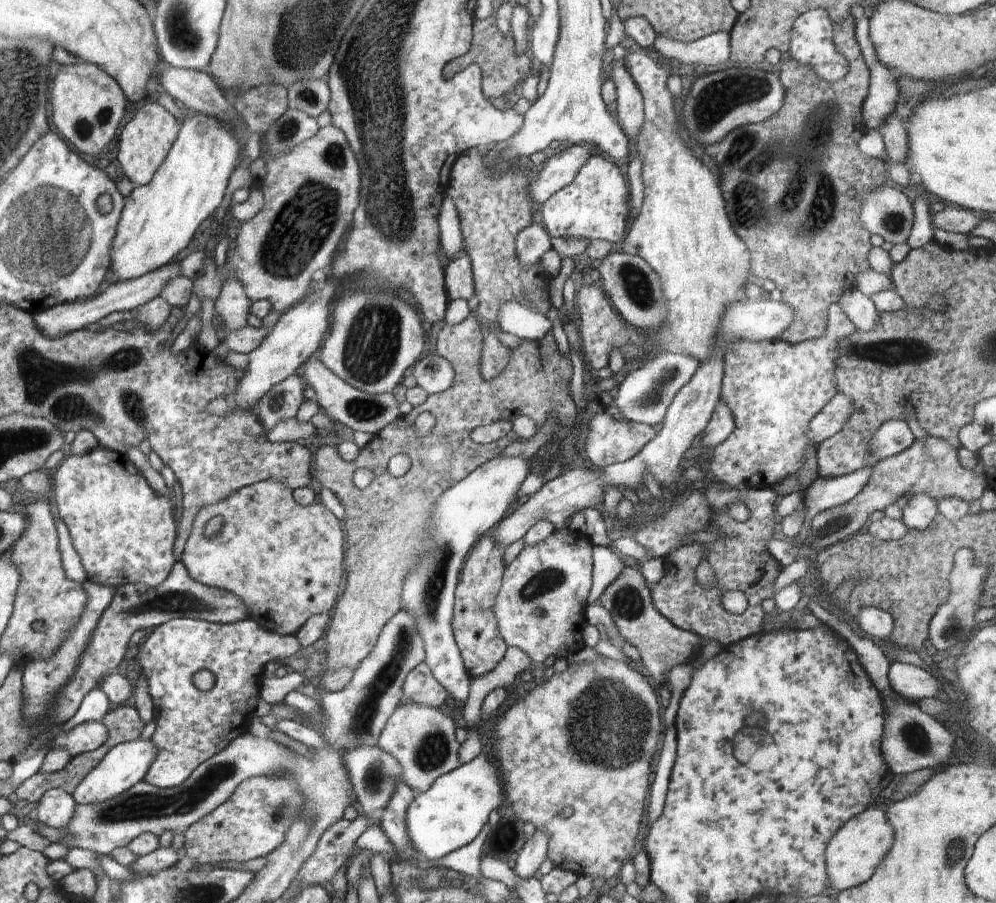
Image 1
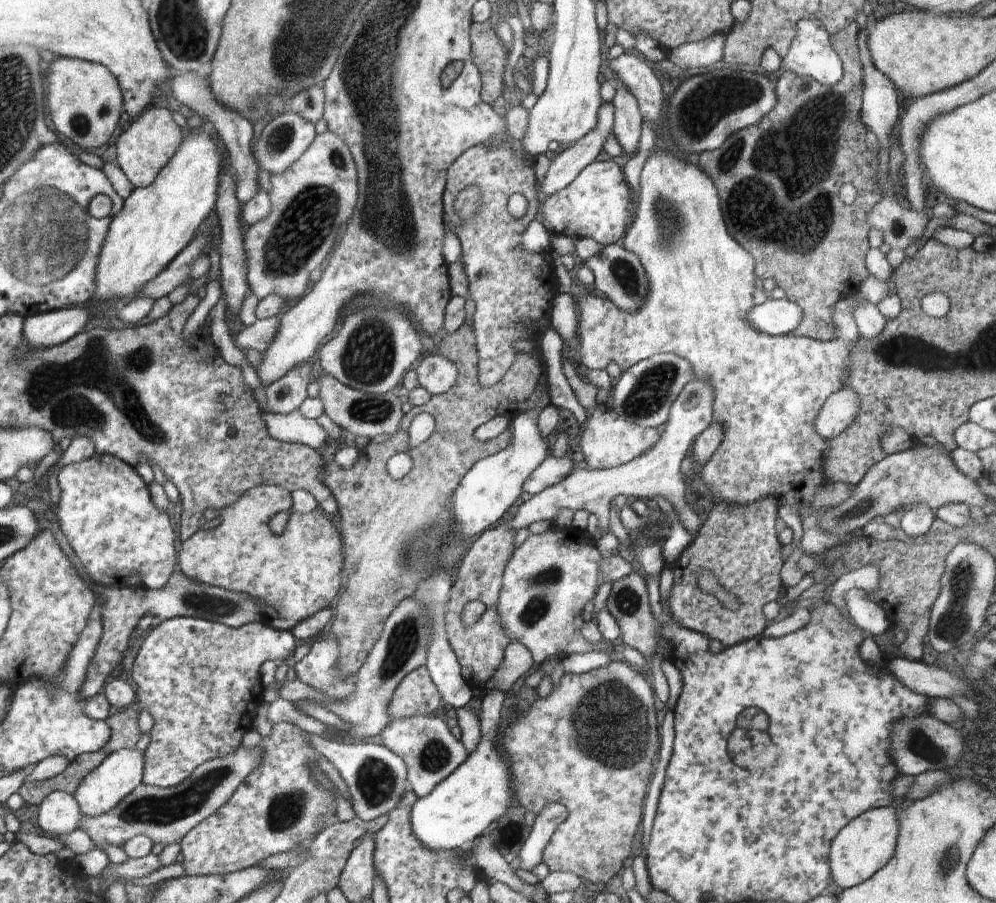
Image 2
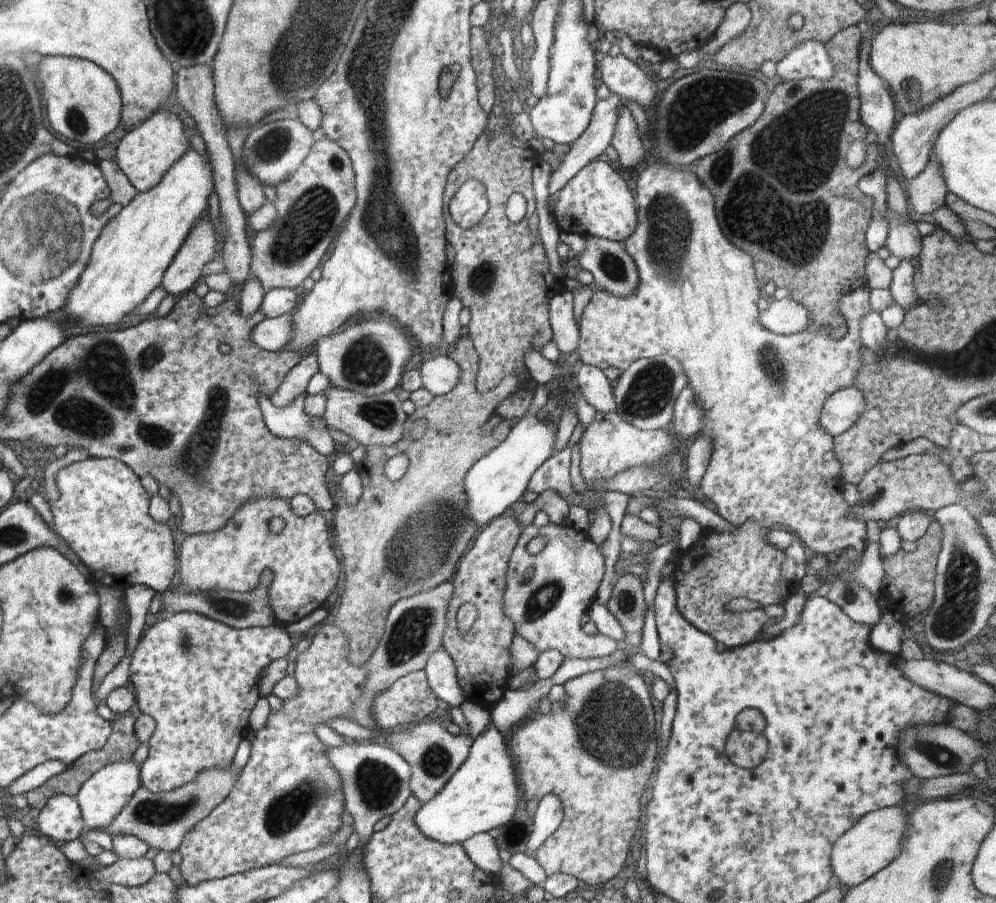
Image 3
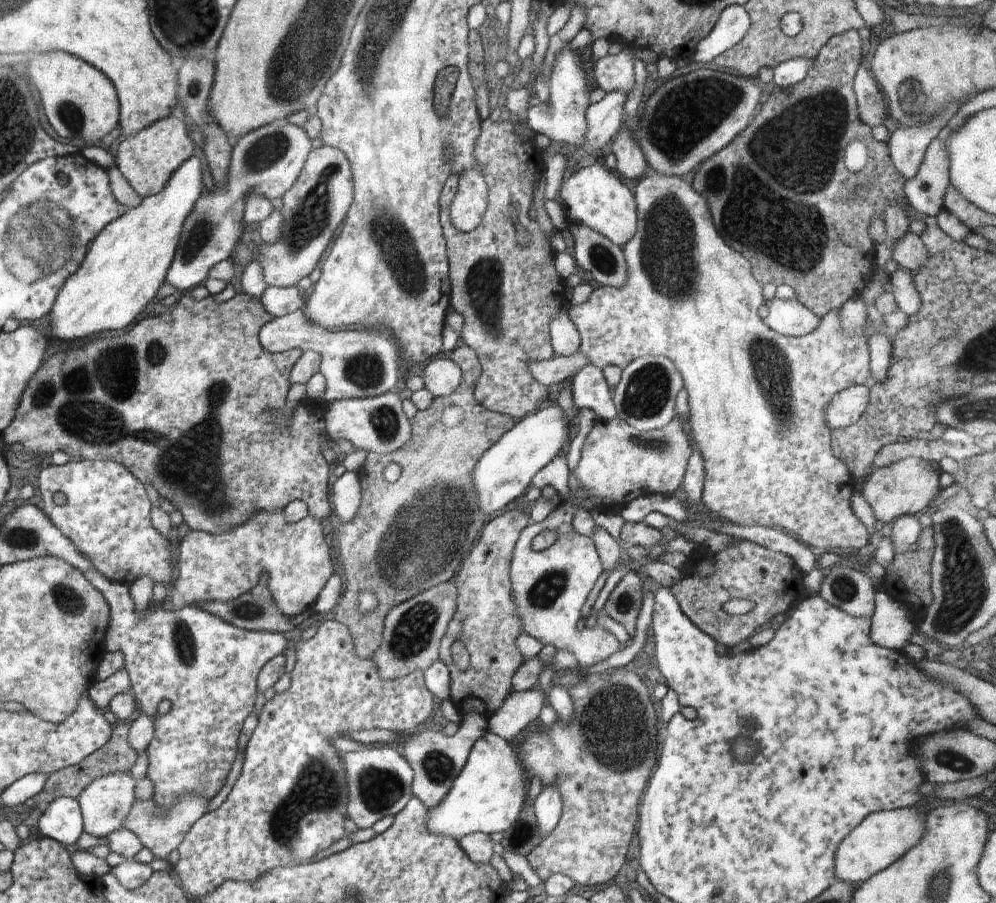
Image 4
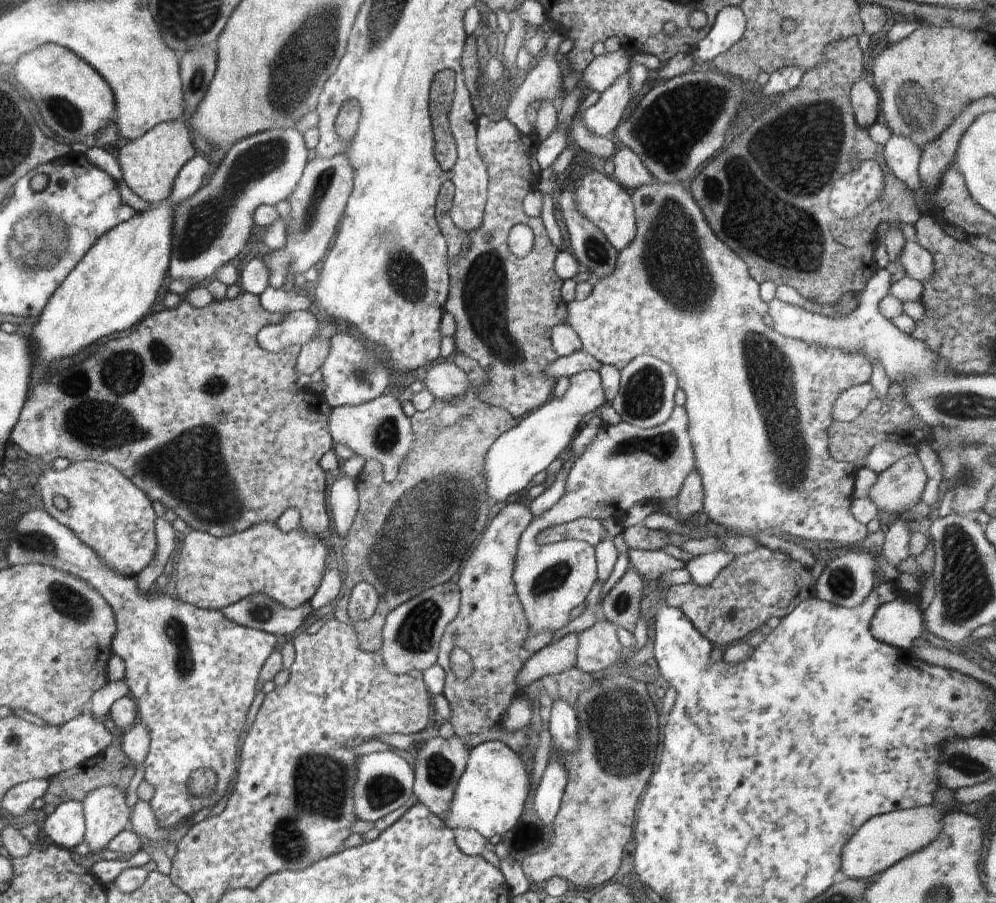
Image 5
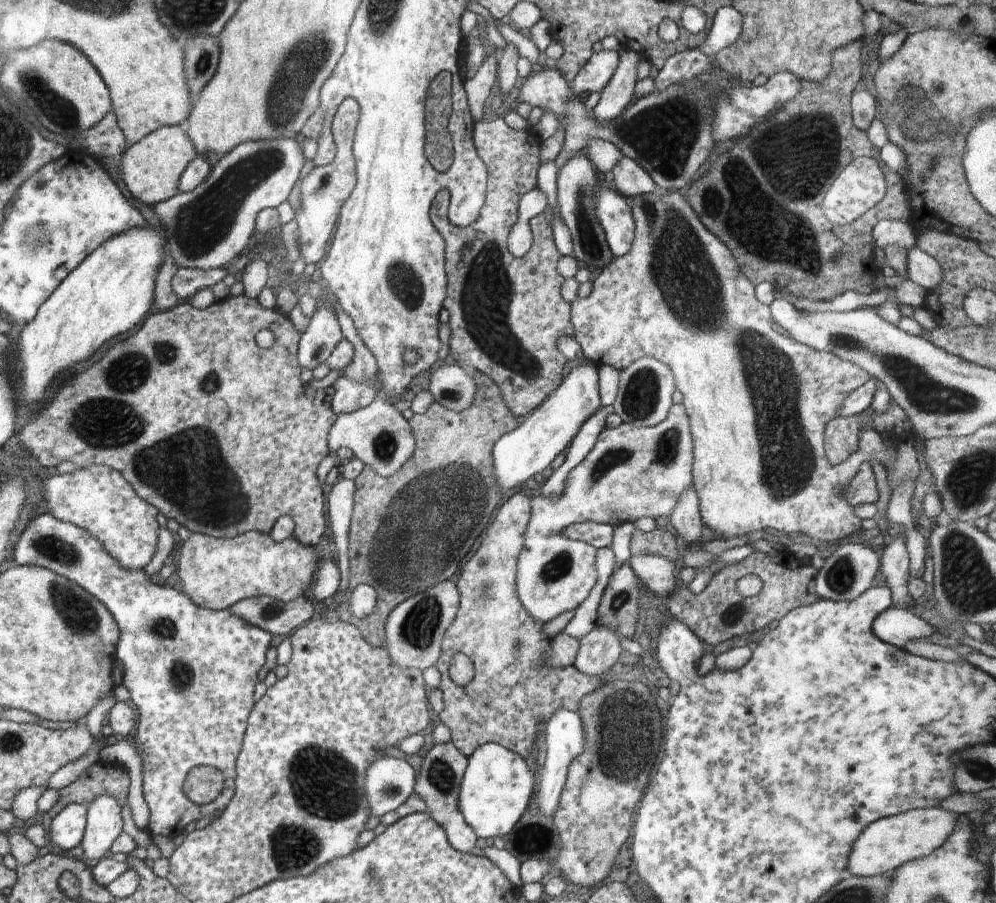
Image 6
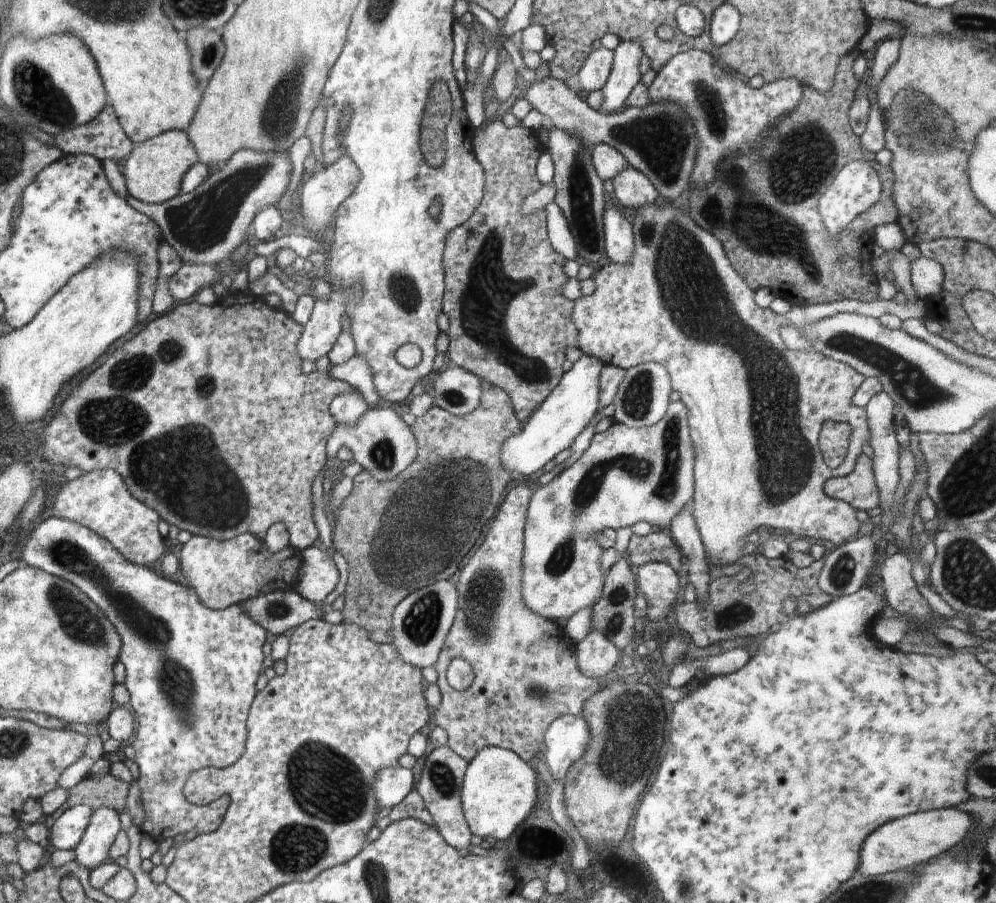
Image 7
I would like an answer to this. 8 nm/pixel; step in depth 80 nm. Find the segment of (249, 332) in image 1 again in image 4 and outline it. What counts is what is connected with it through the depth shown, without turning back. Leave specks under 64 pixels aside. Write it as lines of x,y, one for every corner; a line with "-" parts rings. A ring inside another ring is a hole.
299,309
285,316
264,322
258,340
263,350
268,353
282,353
289,349
312,350
321,357
319,373
326,380
325,398
327,404
340,398
376,397
392,390
399,381
399,349
390,332
380,328
362,330
338,330
332,332
322,328
316,322
310,322

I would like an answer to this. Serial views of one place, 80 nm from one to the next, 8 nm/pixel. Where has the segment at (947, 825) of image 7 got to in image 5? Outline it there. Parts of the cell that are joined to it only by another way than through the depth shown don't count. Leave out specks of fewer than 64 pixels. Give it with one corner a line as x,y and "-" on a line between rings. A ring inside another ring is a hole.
934,806
896,810
868,818
842,848
839,876
864,880
881,874
898,860
924,850
940,834
942,814

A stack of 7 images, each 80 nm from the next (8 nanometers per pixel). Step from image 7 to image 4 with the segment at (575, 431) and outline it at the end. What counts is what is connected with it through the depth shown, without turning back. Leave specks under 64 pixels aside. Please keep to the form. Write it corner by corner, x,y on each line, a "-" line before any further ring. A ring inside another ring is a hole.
585,365
574,378
572,402
578,411
583,408
593,410
597,416
608,421
617,418
612,390
607,386
601,368
-
556,401
553,406
548,406
548,408
540,410
537,414
517,420
511,430
508,430
491,448
488,448
487,452
484,452
484,455
478,460
474,468
472,479
477,491
480,509
489,516
493,512
498,512
498,510
502,510
505,506
508,506
510,502
520,495
526,494
532,486
532,478
544,466
555,460
558,454
566,450
573,435
575,424
576,421
568,422
564,410

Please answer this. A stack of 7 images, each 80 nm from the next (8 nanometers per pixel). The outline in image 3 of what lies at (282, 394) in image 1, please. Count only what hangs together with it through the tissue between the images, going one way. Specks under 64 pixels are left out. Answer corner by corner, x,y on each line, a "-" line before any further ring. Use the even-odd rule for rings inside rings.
307,353
301,360
284,376
276,392
269,397
270,403
276,408
284,408
294,404
300,394
304,394
312,376
319,372
317,354

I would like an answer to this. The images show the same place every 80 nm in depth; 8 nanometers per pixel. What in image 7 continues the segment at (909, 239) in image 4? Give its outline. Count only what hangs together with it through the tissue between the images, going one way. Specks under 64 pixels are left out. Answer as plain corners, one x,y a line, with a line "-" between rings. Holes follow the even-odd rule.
926,257
911,262
911,283
918,299
926,300
938,294
942,290
943,280
943,268
938,262

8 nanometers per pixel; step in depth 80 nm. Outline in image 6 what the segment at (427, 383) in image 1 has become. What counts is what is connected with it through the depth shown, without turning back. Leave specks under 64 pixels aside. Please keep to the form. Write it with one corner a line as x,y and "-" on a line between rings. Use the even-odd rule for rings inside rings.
447,361
440,368
433,368
428,391
435,402
448,410
466,410
474,402
476,384
468,372
458,364

